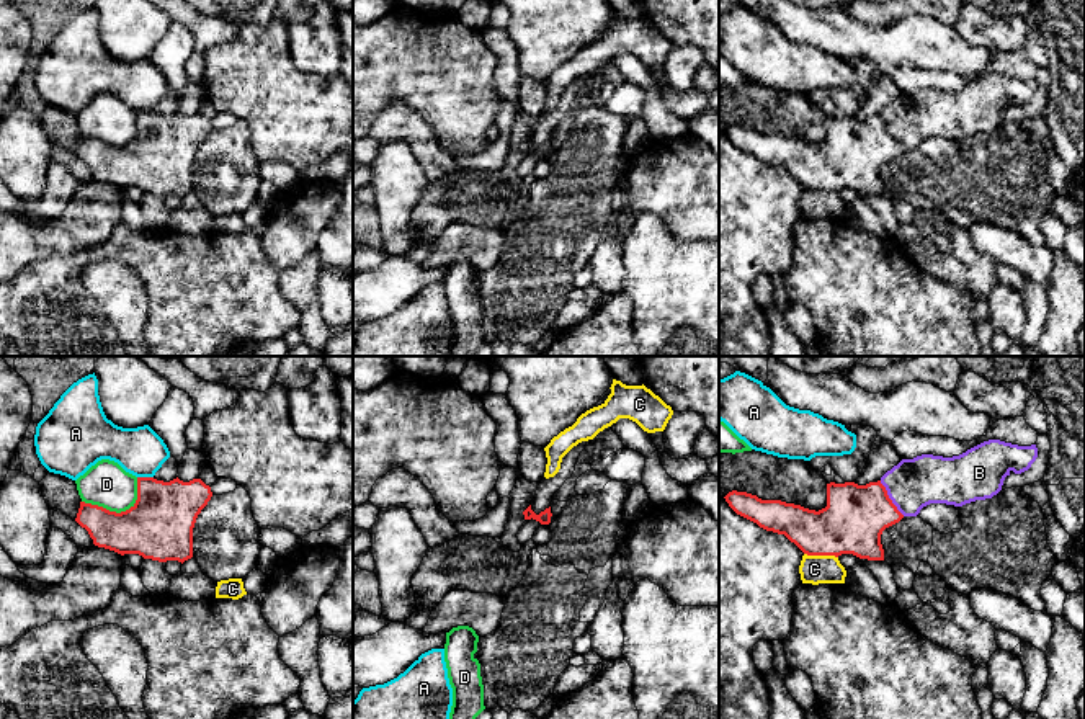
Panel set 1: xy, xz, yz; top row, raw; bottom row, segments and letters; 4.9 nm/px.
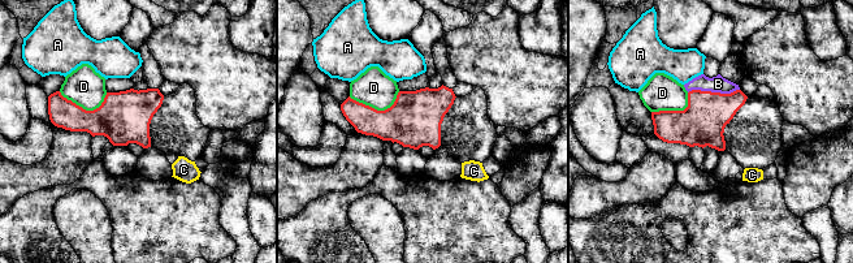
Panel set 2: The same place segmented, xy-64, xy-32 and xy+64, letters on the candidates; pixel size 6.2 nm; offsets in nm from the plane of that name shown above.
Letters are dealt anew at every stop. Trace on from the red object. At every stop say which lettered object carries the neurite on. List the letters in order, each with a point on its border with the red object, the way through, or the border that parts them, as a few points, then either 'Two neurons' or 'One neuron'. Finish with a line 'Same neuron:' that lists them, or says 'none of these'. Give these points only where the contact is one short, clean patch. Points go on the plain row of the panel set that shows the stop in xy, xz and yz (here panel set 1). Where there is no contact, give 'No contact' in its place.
A: Touches red at xy (146, 111). Boundary: xy (138, 110), (152, 111). Two neurons
B: Touches red at yz (889, 133). One neuron
C: Touches red at yz (821, 188). Two neurons
D: Touches red at xy (121, 146). Two neurons
Same neuron: B

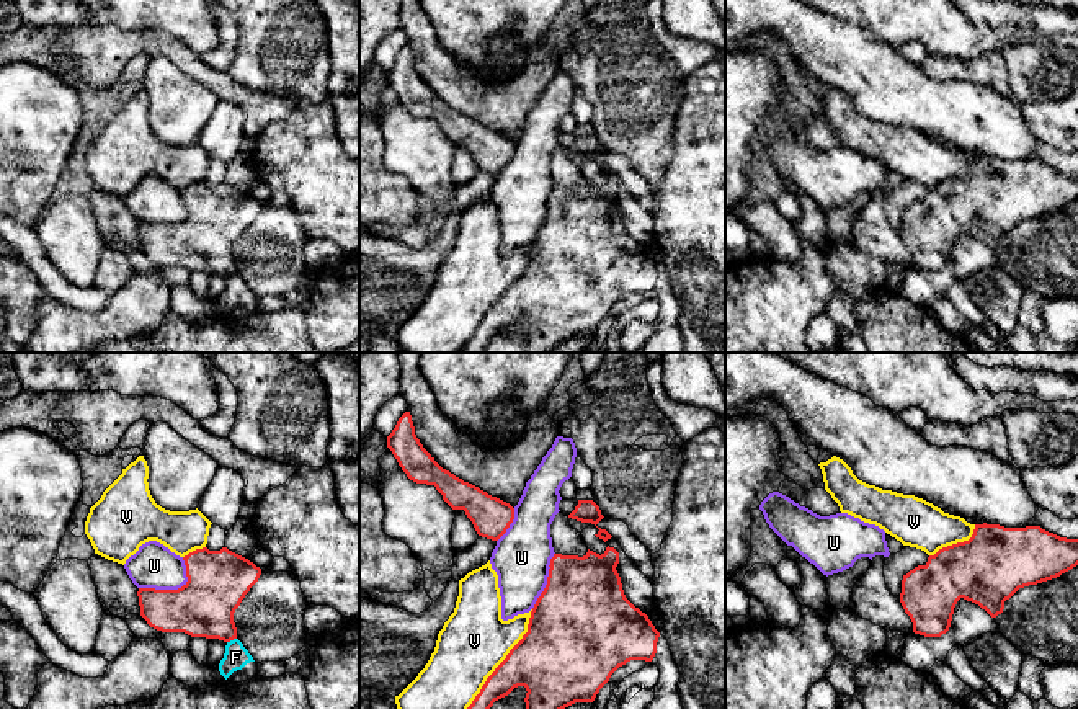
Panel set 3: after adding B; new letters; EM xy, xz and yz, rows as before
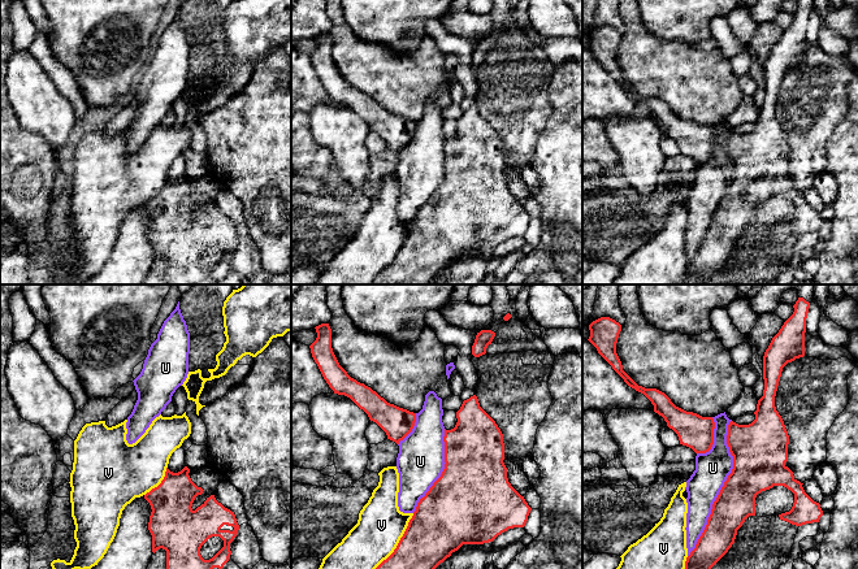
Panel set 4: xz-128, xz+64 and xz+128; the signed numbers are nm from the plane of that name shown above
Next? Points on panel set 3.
F: Touches red at xy (231, 273). Boundary: xy (236, 272), (227, 276). Two neurons
U: Touches red at xy (173, 224). Two neurons
V: Touches red at xz (500, 298). Two neurons
Same neuron: none of these

